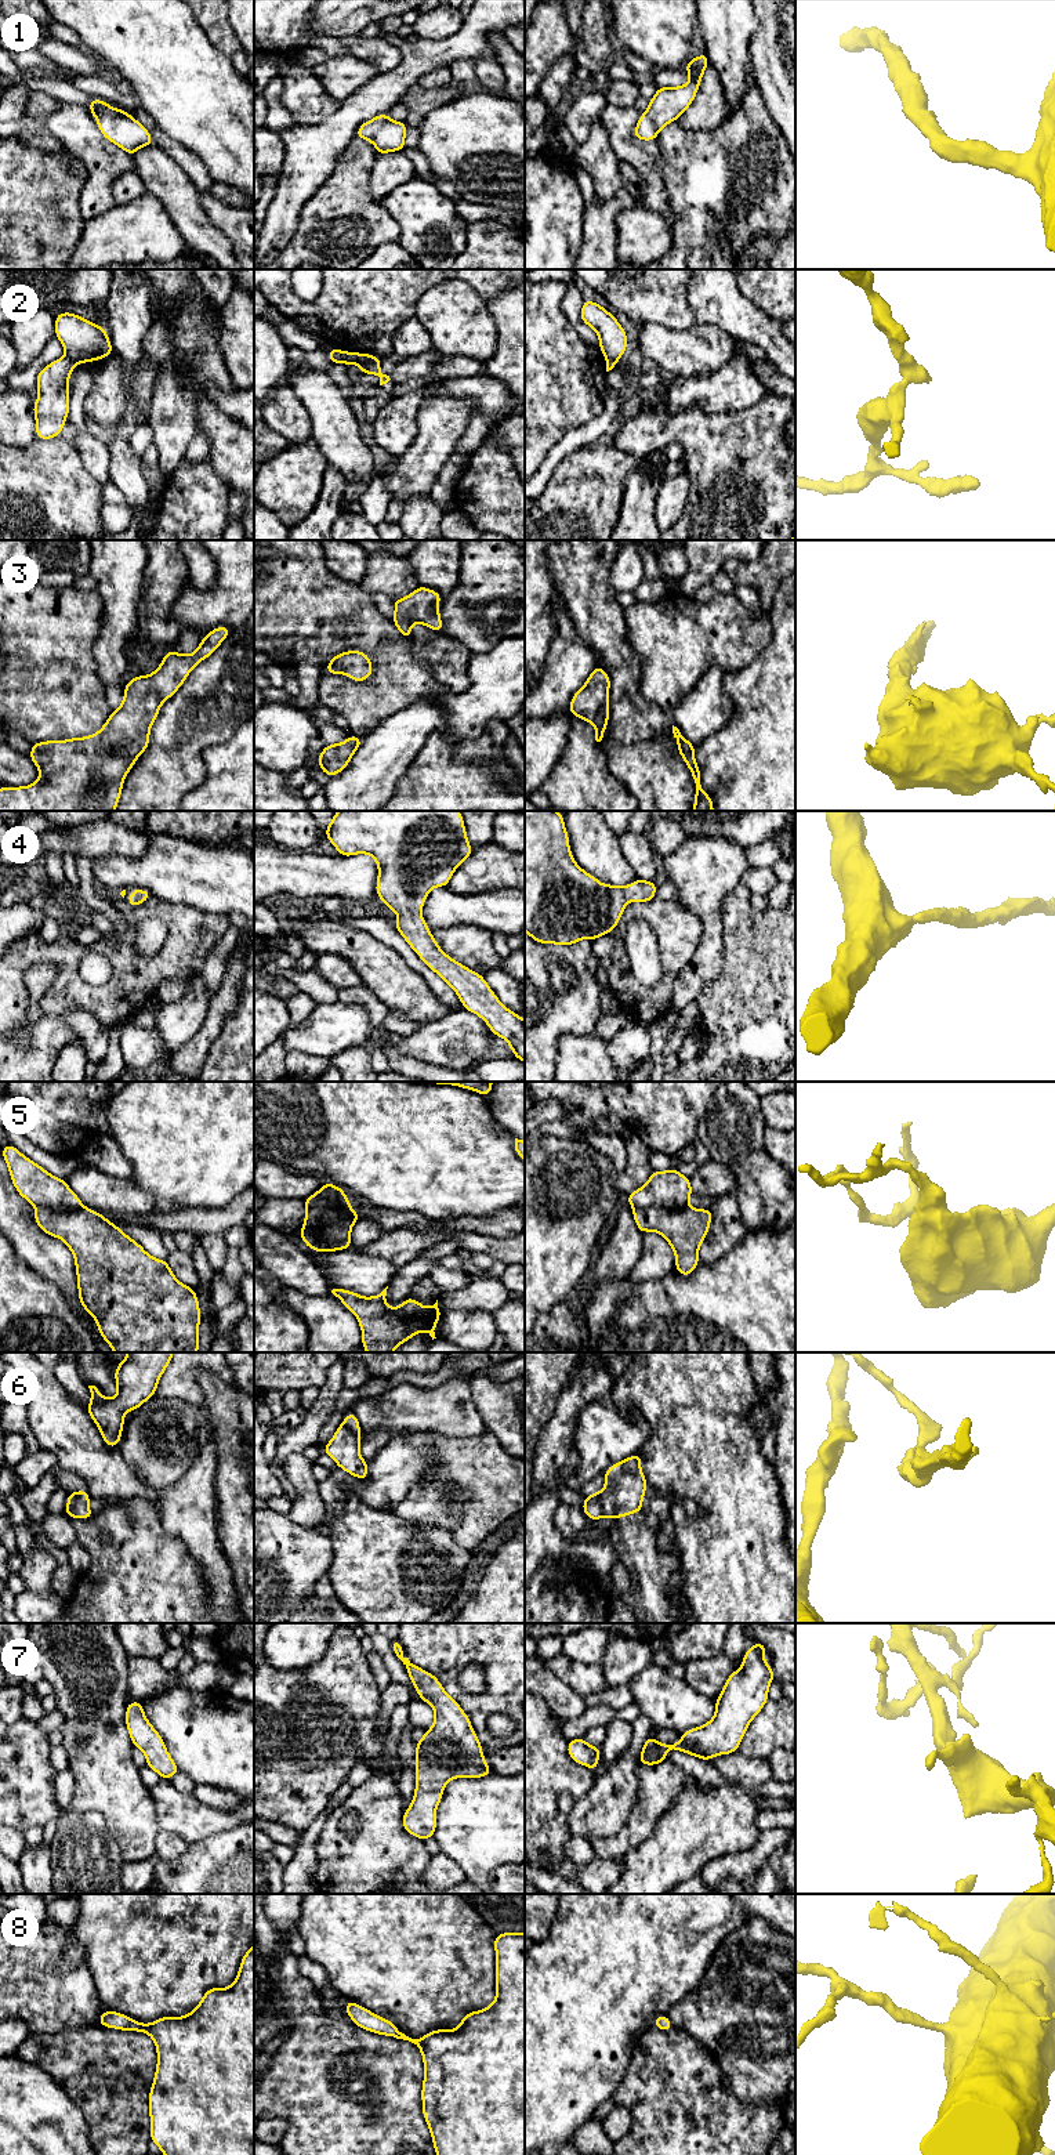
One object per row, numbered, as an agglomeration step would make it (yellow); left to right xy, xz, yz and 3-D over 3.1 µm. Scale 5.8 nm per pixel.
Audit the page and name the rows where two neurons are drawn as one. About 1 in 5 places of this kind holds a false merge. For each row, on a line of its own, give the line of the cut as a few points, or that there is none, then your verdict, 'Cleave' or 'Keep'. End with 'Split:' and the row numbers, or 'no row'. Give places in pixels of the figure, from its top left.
1: No split. Keep
2: Split along xy (65, 357), (69, 357), (76, 364). Cleave
3: No split. Keep
4: No split. Keep
5: Split along xz (330, 1203), (322, 1213), (315, 1232), (323, 1242), (336, 1249). Cleave
6: Split along yz (599, 1492), (602, 1516). Cleave
7: No split. Keep
8: No split. Keep
Split: 2, 5, 6

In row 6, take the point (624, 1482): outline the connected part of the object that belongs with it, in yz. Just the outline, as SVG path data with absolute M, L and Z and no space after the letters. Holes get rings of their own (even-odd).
M637 1453L612 1464L605 1474L601 1492L602 1517L623 1518L642 1511L642 1500L649 1486L641 1470L642 1455Z

